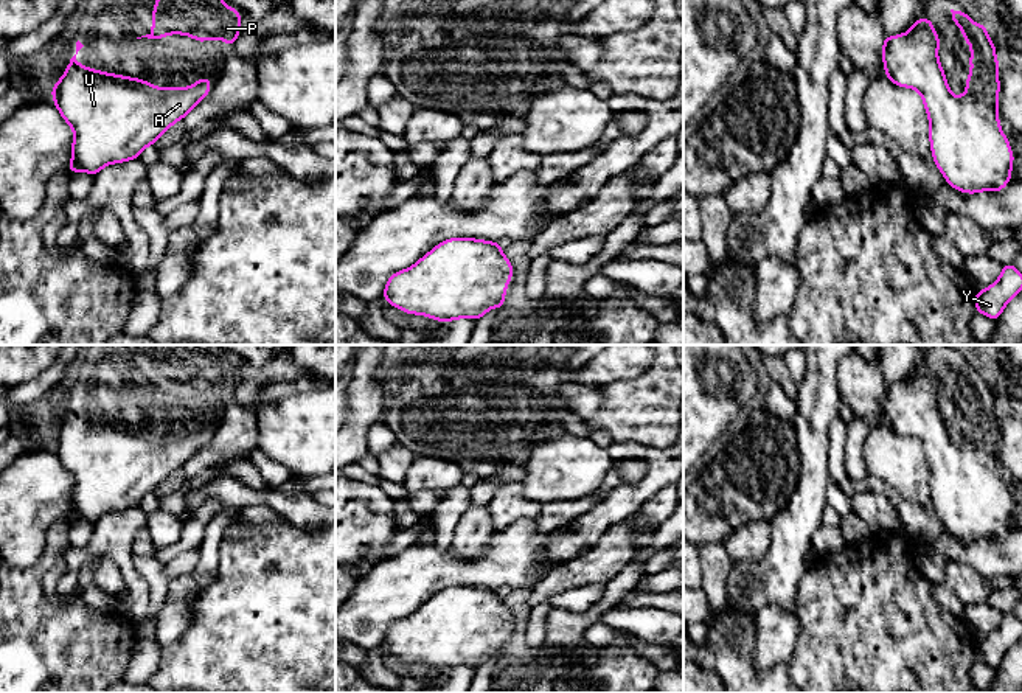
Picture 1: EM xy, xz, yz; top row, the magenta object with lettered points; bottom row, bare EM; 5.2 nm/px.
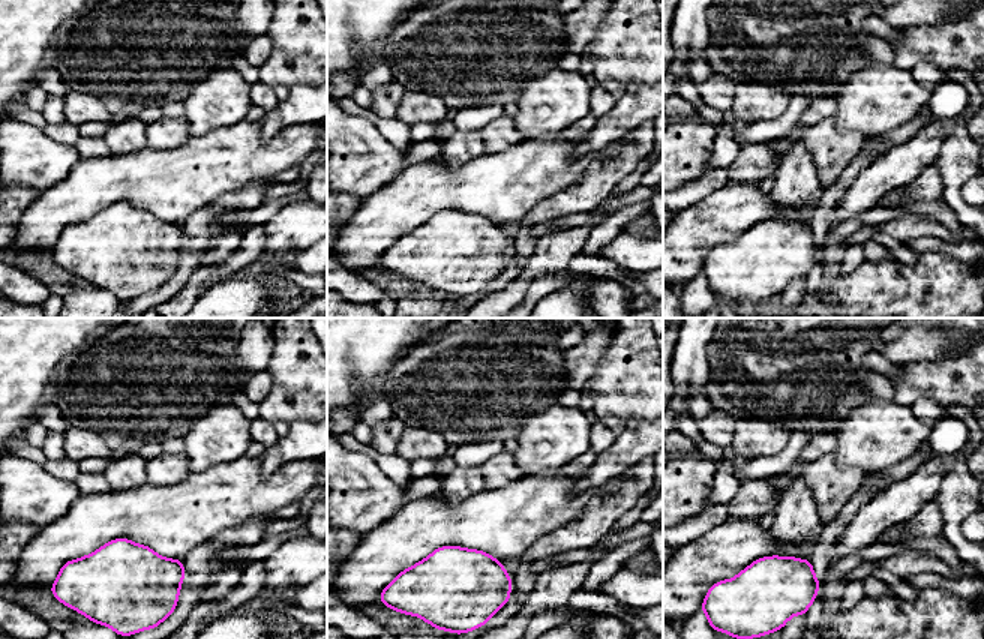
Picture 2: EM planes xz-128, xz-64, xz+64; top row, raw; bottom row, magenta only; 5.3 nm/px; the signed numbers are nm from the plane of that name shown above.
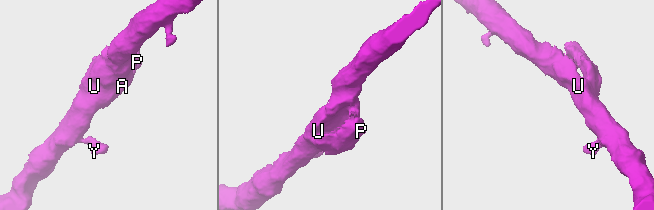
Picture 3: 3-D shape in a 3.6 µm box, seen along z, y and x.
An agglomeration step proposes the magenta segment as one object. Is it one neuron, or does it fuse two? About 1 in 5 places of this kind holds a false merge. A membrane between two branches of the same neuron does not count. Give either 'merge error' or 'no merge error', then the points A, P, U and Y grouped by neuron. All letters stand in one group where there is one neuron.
no merge error | A P U Y

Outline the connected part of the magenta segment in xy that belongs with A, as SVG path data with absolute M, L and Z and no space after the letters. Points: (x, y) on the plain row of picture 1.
M75 402L51 437L54 454L75 480L67 521L85 519L95 525L106 513L140 507L143 497L155 493L165 479L183 468L210 437L207 424L182 437L154 435L149 429L90 418Z

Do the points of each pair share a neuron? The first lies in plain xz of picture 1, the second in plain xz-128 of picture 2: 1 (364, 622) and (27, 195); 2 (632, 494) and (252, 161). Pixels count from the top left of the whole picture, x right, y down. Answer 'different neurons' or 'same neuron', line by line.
1: different neurons
2: different neurons

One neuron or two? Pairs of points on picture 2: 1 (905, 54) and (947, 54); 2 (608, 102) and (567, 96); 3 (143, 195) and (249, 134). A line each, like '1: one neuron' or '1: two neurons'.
1: one neuron
2: two neurons
3: one neuron

